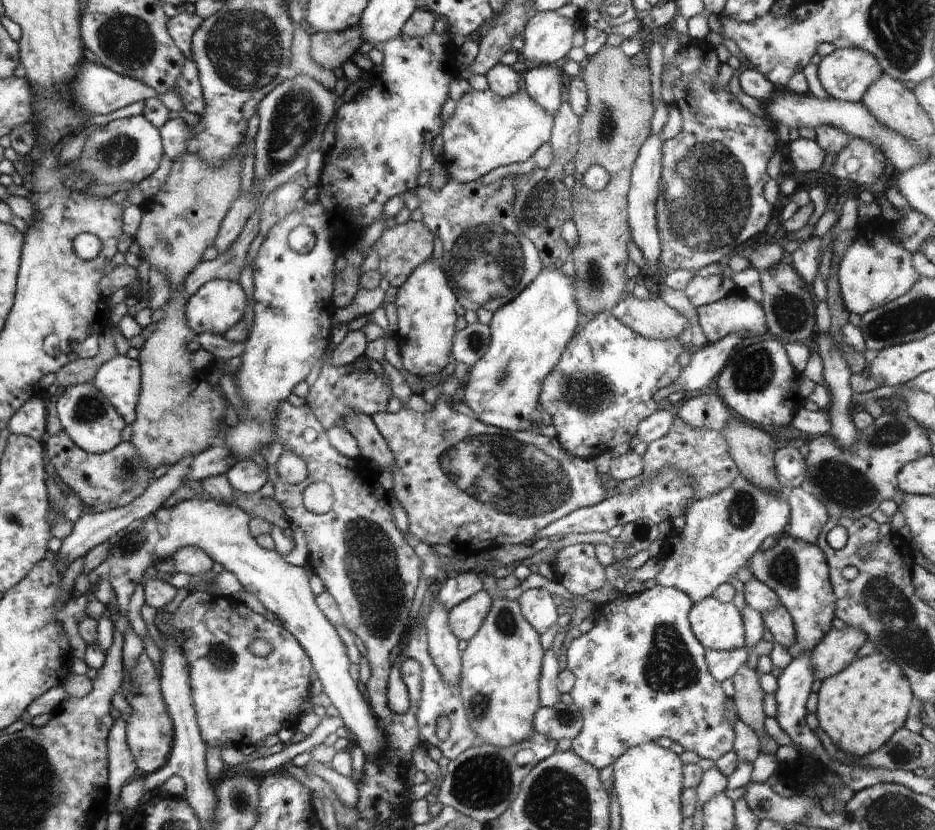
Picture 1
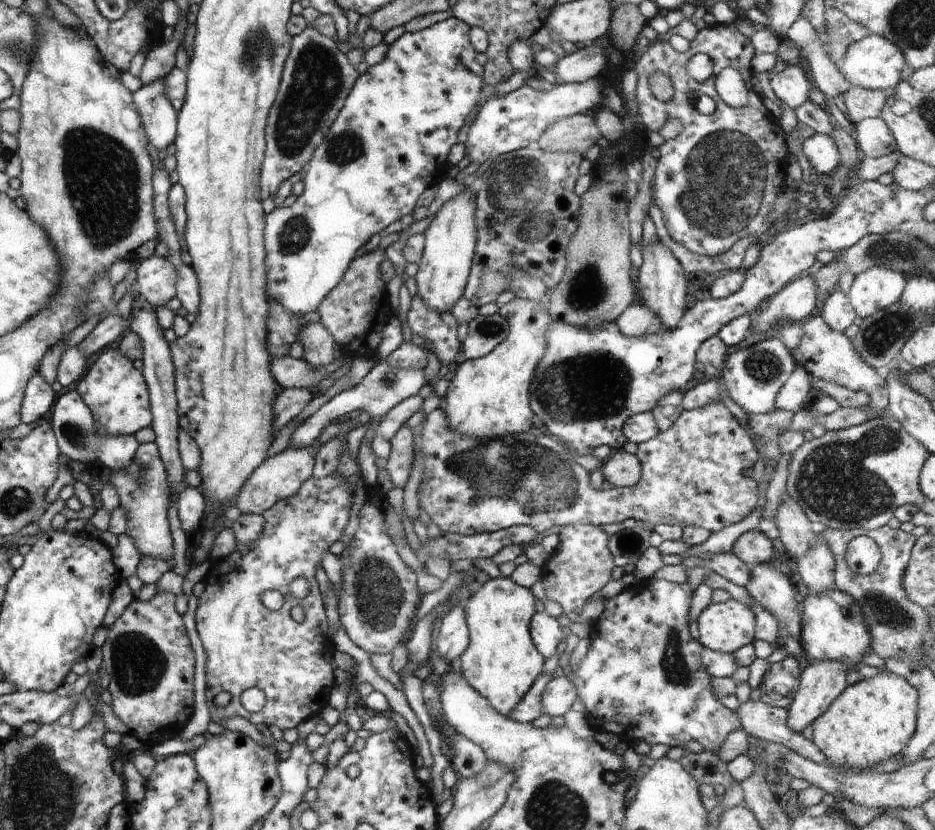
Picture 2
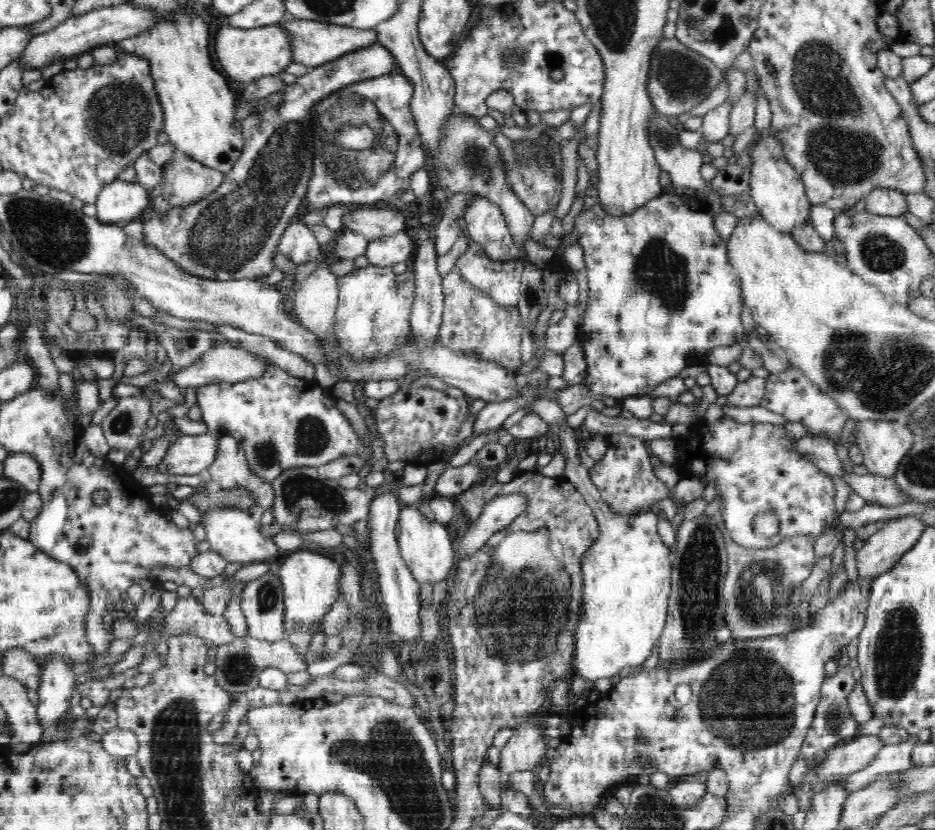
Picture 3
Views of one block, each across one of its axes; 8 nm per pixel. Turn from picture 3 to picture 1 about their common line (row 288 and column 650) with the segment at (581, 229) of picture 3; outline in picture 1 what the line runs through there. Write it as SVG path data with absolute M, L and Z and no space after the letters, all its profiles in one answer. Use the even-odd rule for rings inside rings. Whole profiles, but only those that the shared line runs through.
M656 585L654 588L644 589L641 593L635 595L618 594L617 598L604 604L596 606L592 612L594 627L579 638L571 641L568 650L566 650L567 669L574 673L575 683L569 692L573 703L580 709L583 716L583 725L580 732L571 740L571 749L584 761L599 771L605 766L614 764L616 759L624 754L630 747L638 746L642 743L649 743L656 738L670 738L678 742L686 751L694 751L700 758L710 758L715 762L728 751L733 749L735 739L735 728L733 724L725 717L724 708L727 696L722 690L721 682L718 682L711 674L705 659L706 649L700 641L694 636L689 623L689 612L693 602L691 598L681 590L672 587L663 587Z

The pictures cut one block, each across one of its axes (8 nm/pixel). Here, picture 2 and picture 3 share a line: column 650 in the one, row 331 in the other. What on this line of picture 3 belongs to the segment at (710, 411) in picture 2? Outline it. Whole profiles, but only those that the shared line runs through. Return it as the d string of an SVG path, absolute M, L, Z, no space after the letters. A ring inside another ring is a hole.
M454 268L443 276L442 290L445 298L439 343L449 350L505 367L514 371L522 365L520 354L524 323L518 307L498 304L488 293L460 278Z

